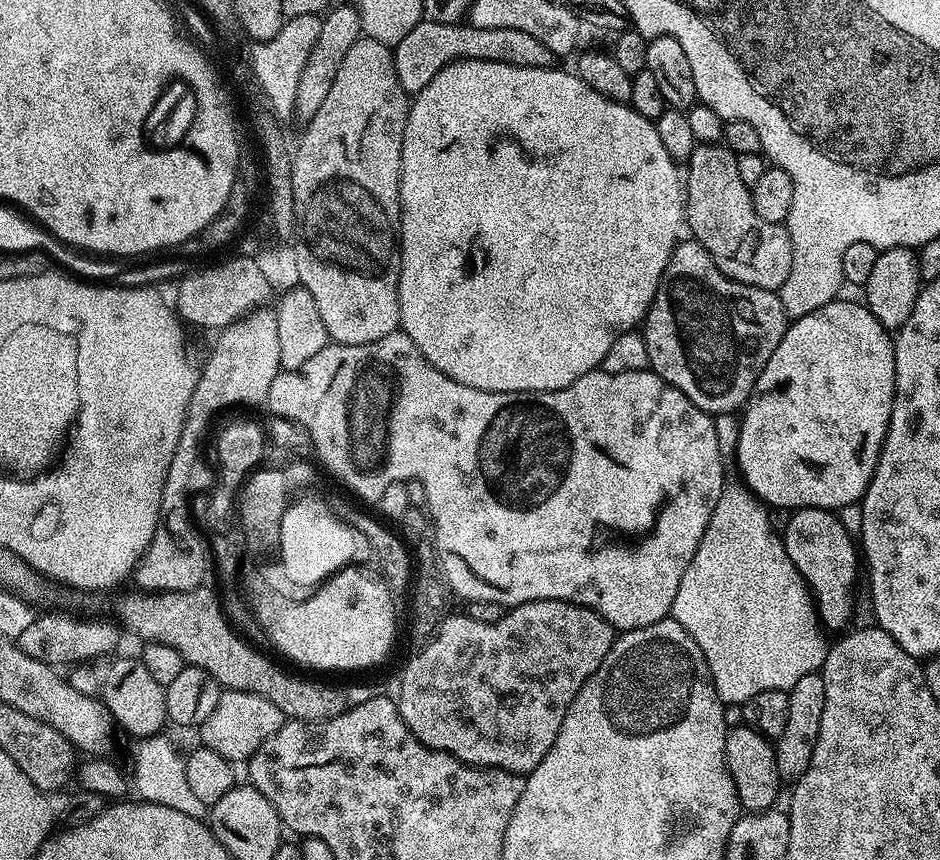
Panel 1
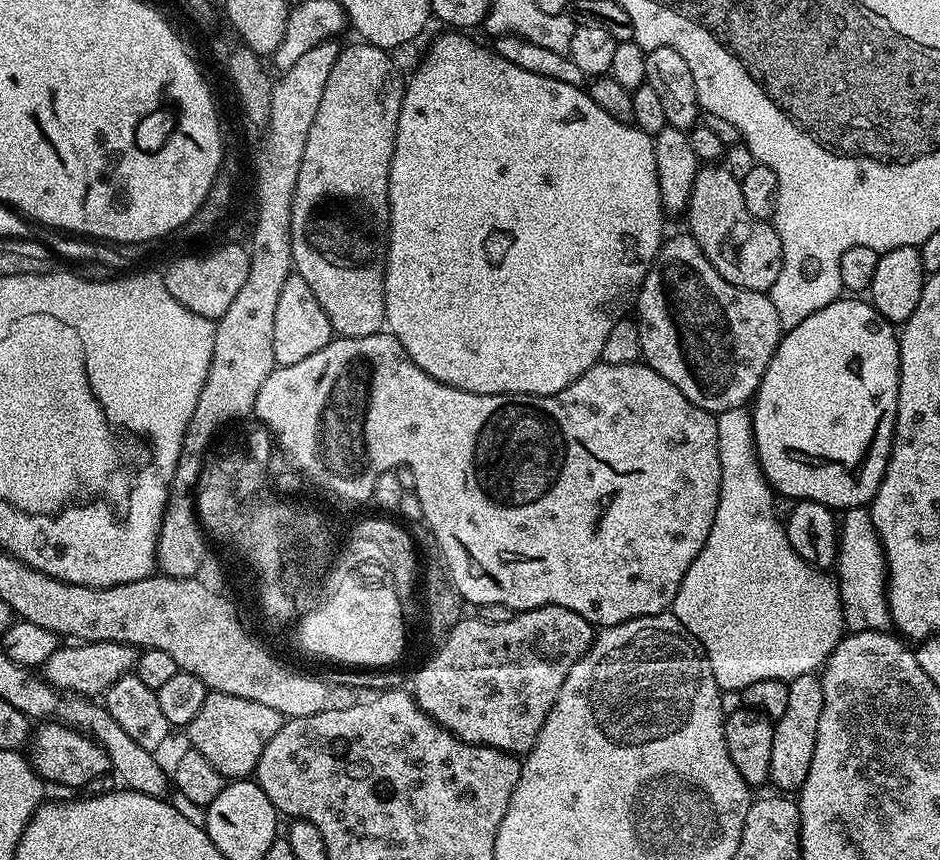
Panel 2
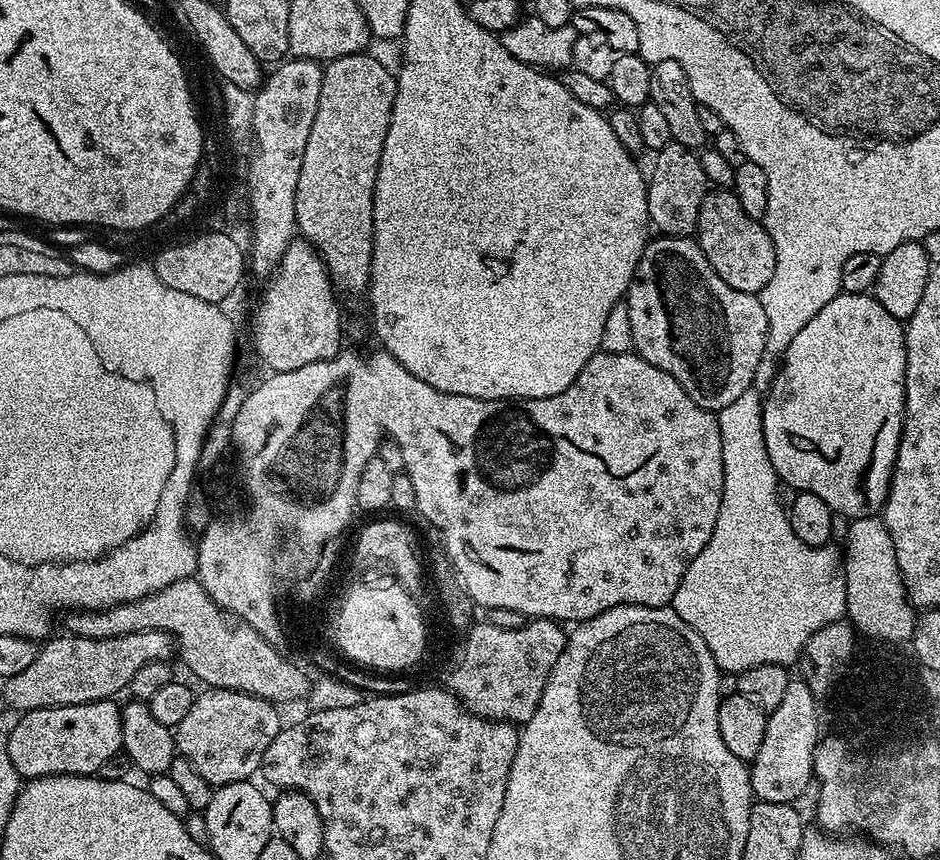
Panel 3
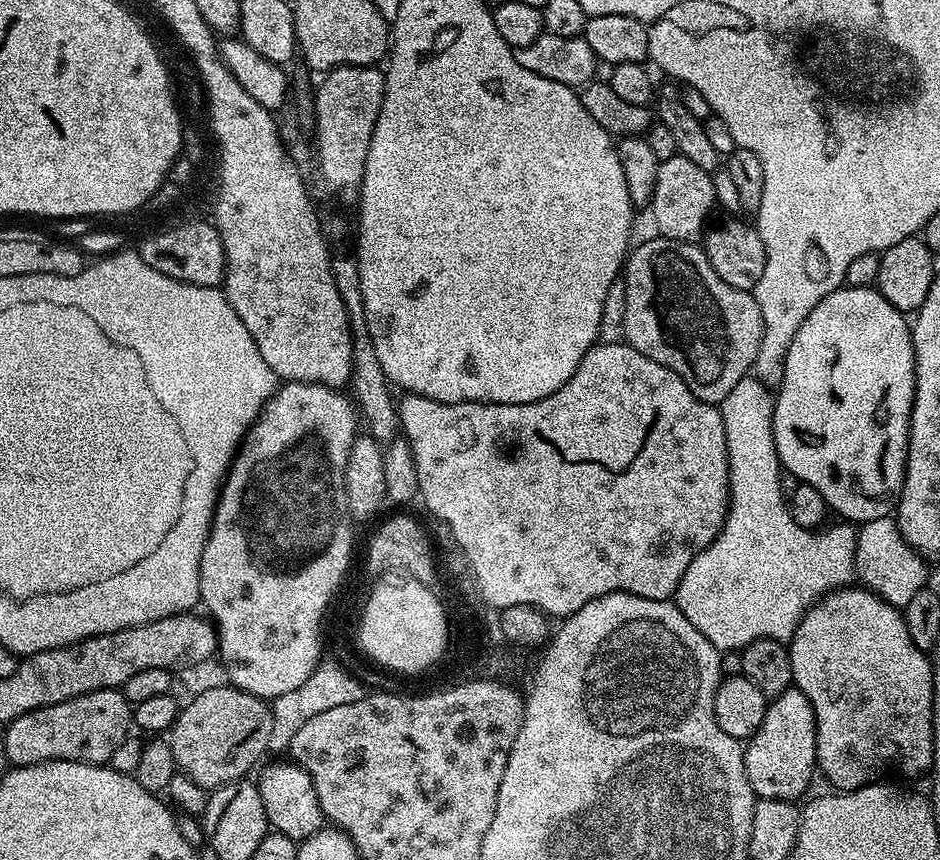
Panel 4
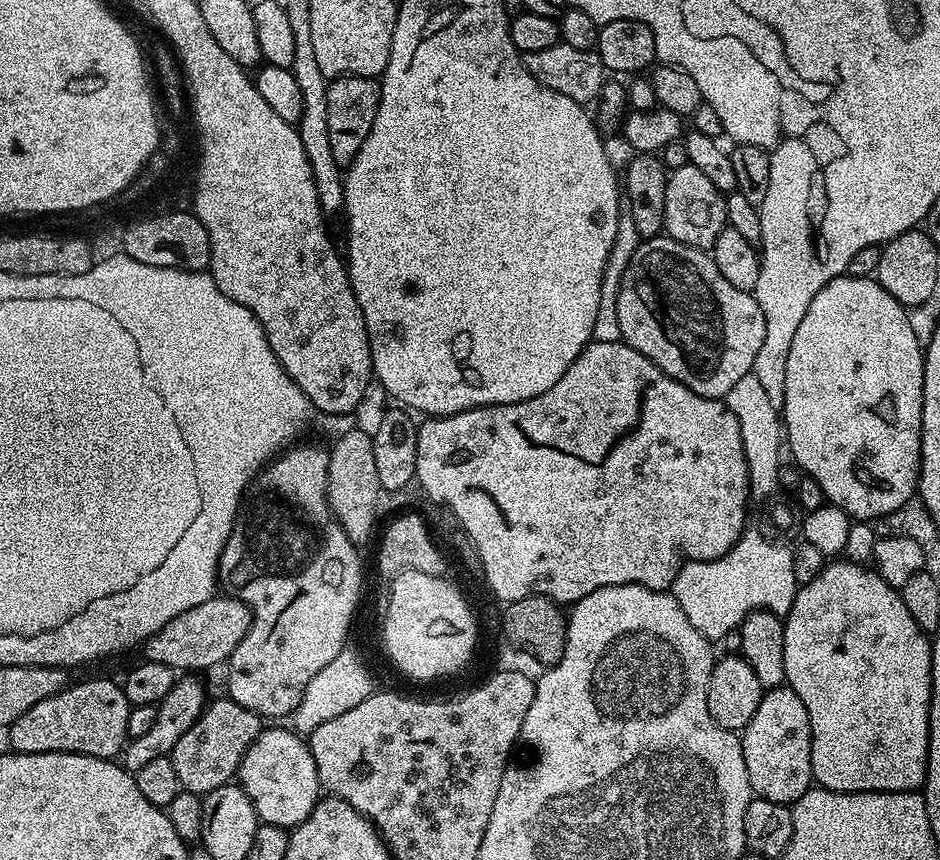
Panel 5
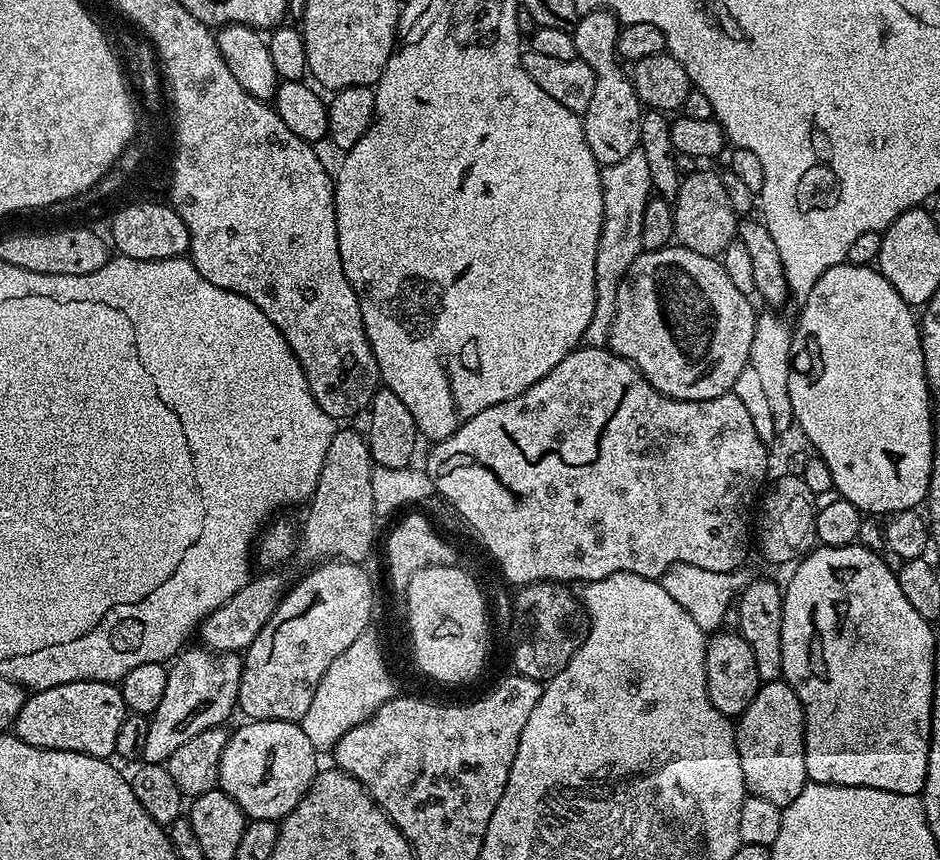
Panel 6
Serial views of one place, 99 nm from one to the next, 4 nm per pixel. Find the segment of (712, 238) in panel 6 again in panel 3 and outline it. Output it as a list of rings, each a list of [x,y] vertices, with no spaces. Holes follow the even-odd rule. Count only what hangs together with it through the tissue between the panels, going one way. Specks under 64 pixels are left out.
[[[665,143],[666,146],[656,156],[656,165],[648,181],[648,219],[657,233],[665,236],[691,237],[698,226],[698,214],[704,197],[710,191],[706,174],[702,170],[699,155],[693,149]]]

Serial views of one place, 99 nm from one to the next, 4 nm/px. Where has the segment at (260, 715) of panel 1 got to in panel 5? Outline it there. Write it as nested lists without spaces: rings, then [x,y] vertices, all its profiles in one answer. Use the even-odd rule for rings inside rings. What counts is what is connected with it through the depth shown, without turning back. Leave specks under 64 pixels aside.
[[[227,698],[216,700],[213,704],[211,701],[205,707],[203,714],[196,719],[194,726],[190,726],[190,730],[186,730],[186,734],[182,734],[182,738],[178,738],[178,742],[172,747],[170,755],[174,762],[174,771],[178,773],[181,789],[185,792],[207,794],[218,790],[218,786],[229,783],[239,773],[242,758],[246,750],[250,750],[260,731],[262,731],[262,717],[257,712],[246,710],[246,706],[238,706],[238,702]]]

